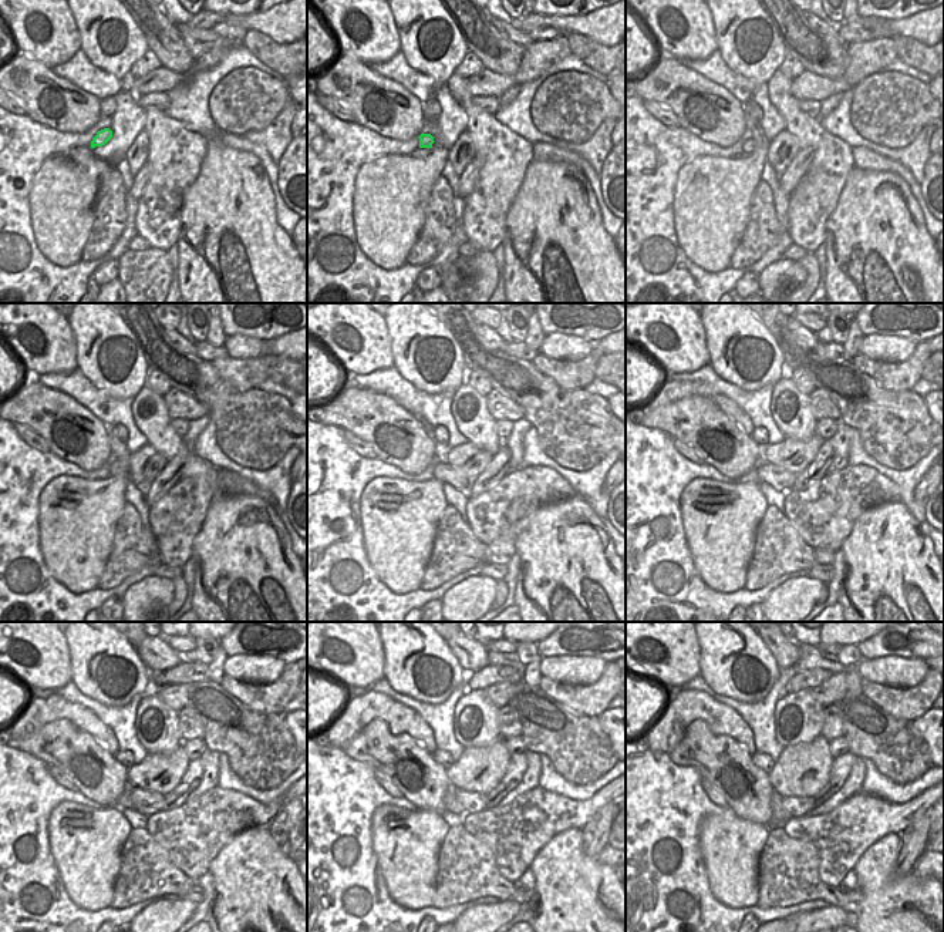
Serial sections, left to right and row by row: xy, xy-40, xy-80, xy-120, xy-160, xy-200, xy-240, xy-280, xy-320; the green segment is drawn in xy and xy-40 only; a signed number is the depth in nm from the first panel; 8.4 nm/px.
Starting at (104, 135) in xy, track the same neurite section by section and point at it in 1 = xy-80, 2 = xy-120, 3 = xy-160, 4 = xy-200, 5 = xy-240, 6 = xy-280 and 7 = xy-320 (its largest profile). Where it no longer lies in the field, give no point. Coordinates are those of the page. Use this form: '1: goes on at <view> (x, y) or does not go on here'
1: goes on at xy-80 (749, 145)
2: goes on at xy-120 (118, 467)
3: goes on at xy-160 (442, 471)
4: goes on at xy-200 (778, 478)
5: goes on at xy-240 (145, 801)
6: goes on at xy-280 (472, 803)
7: goes on at xy-320 (794, 806)

